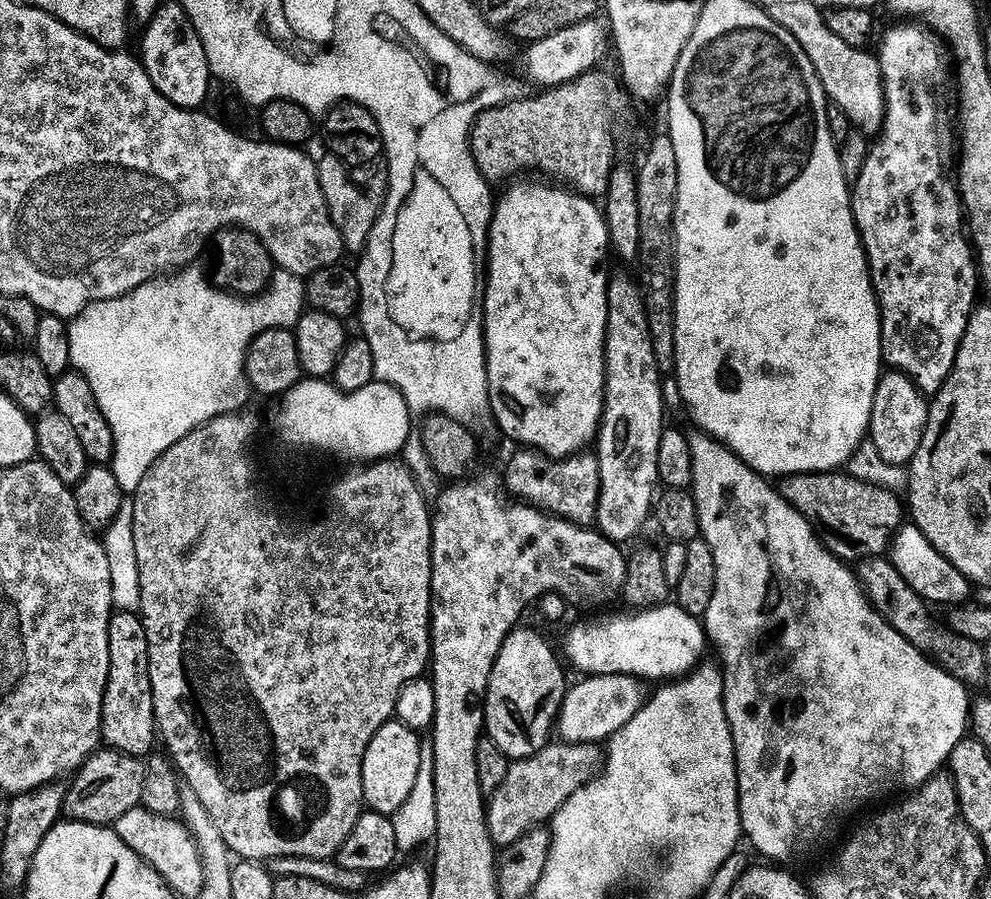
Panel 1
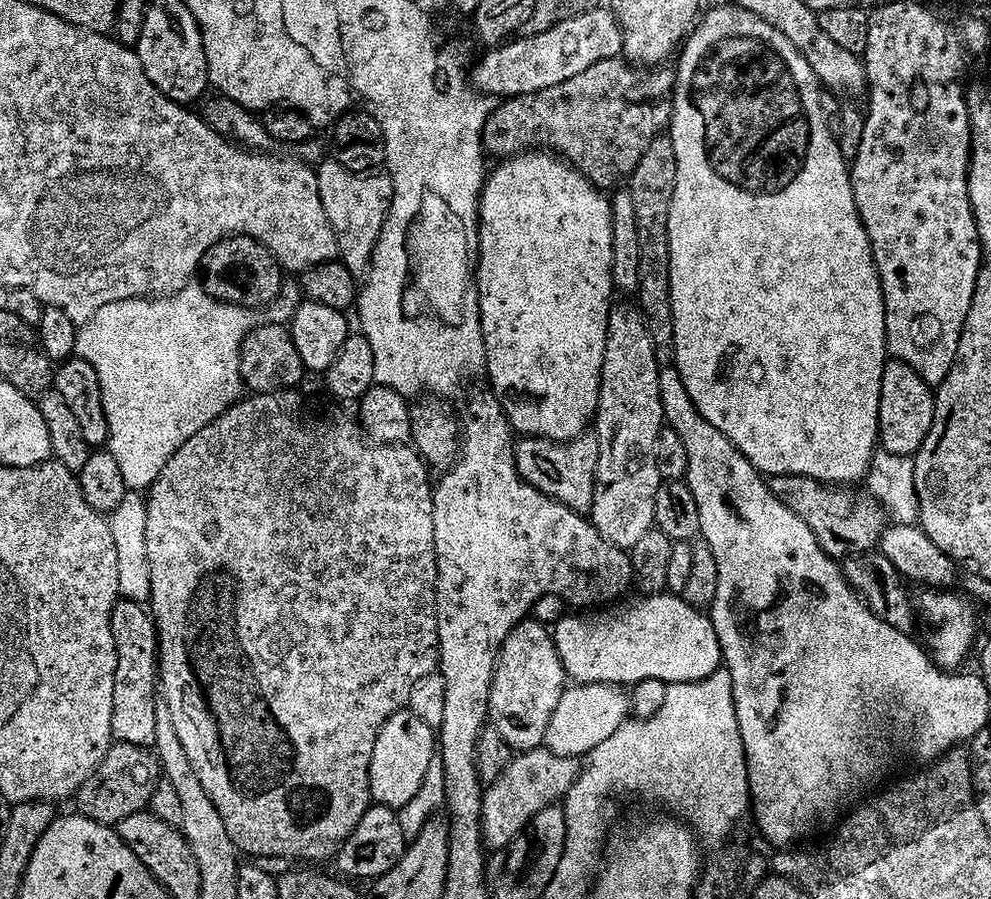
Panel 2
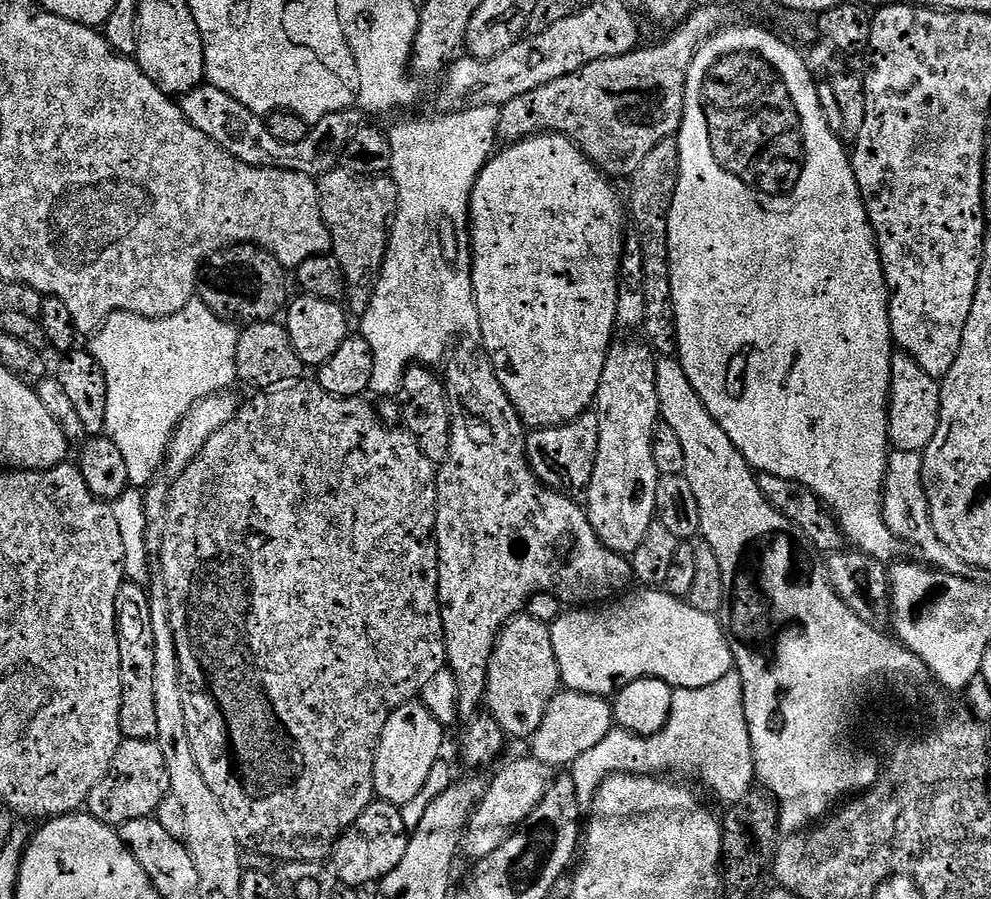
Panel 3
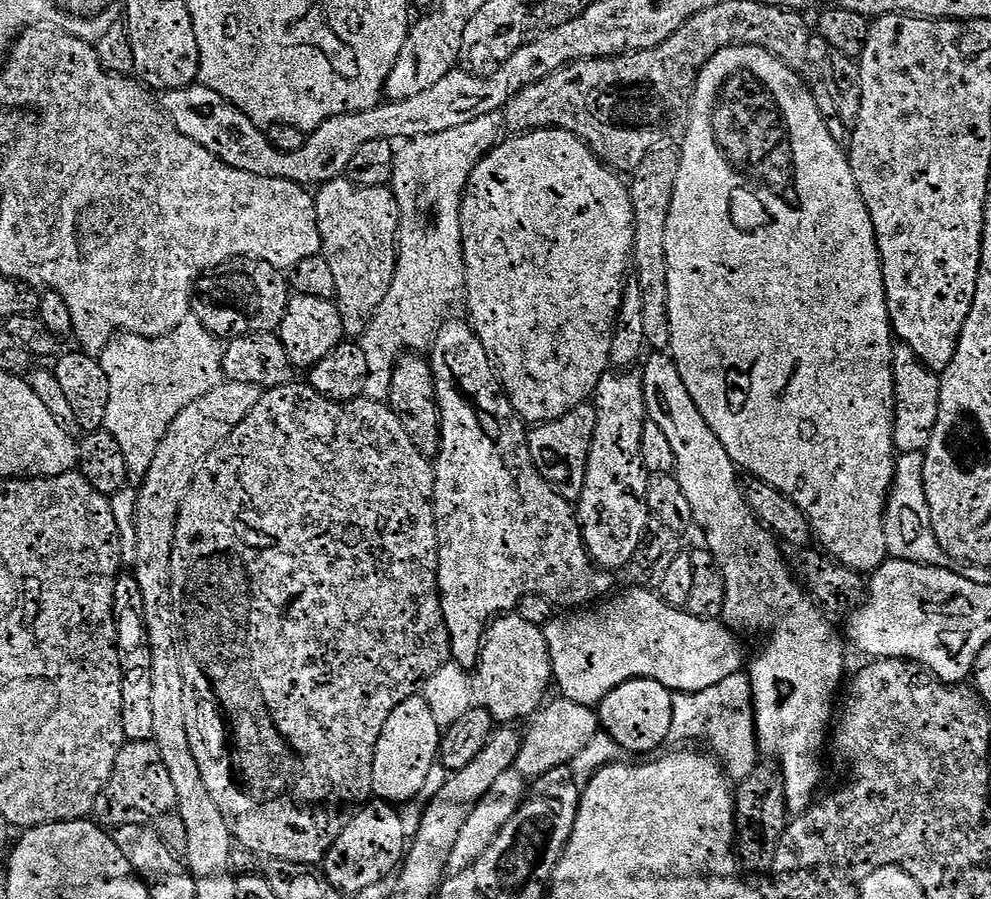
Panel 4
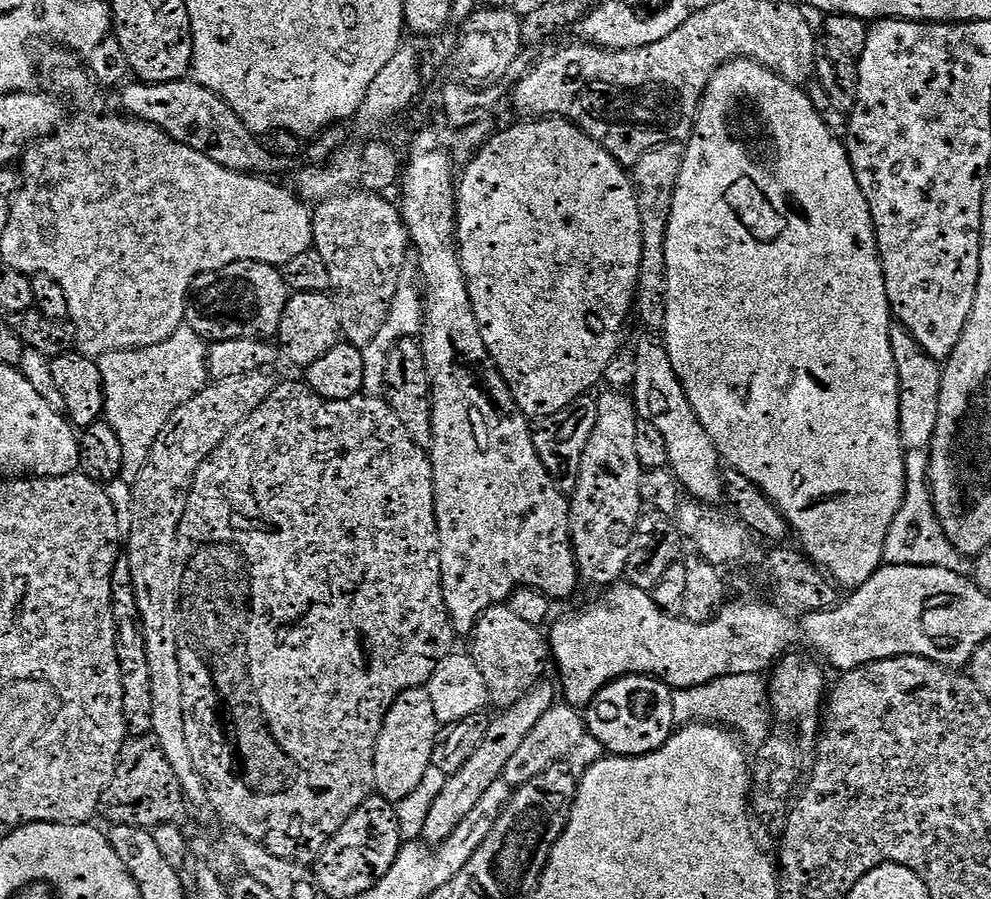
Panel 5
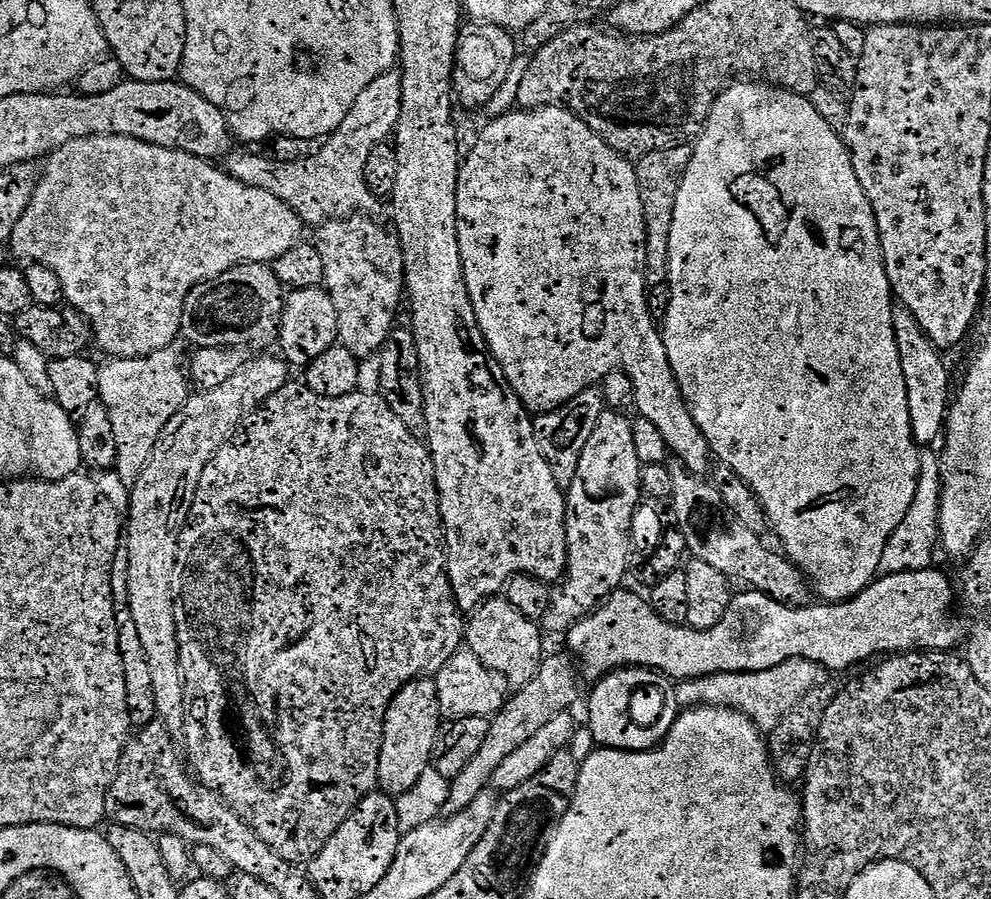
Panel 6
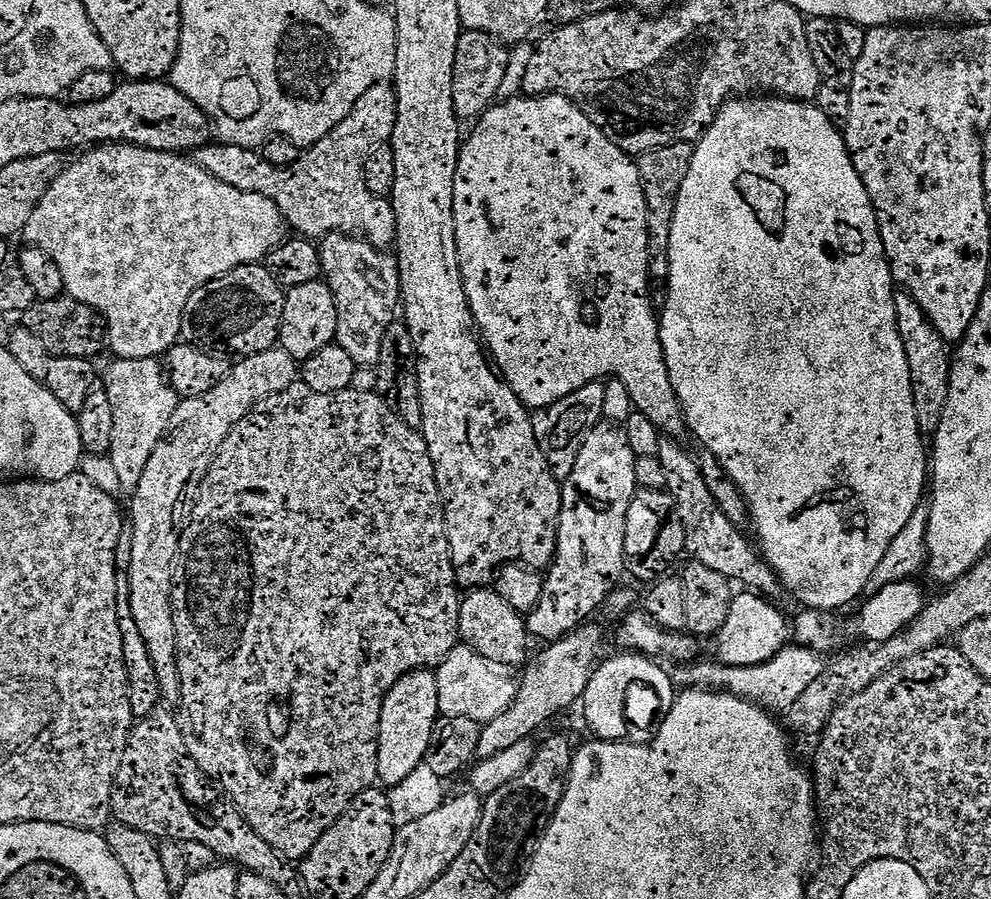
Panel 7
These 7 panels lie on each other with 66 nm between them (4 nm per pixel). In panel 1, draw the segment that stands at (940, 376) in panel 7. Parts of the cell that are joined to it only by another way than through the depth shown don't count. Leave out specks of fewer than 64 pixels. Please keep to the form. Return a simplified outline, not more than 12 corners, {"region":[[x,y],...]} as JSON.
{"region":[[881,375],[870,436],[887,464],[909,465],[931,405],[912,377]]}

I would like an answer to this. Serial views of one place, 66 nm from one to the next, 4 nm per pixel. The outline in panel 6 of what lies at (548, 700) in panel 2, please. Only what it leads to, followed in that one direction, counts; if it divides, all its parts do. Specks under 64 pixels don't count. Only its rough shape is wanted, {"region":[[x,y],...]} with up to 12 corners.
{"region":[[503,598],[466,620],[467,651],[513,689],[538,674],[541,625]]}

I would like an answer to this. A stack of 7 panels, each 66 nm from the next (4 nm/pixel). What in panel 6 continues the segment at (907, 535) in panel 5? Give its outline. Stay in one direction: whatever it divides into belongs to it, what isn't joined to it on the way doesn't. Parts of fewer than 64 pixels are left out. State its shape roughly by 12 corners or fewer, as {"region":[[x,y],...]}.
{"region":[[920,453],[918,494],[880,552],[880,572],[933,567],[940,457]]}

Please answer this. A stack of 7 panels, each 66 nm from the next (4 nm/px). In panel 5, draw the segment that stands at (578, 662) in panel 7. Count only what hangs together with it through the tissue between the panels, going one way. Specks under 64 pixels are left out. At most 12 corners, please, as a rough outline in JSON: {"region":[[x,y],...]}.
{"region":[[535,684],[489,719],[486,738],[448,778],[423,835],[435,846],[482,794],[557,703]]}

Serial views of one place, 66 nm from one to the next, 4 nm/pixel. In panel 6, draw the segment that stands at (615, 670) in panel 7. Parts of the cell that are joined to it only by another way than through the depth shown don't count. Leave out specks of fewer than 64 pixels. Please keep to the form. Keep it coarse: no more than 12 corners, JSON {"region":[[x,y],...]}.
{"region":[[620,668],[591,687],[586,727],[599,747],[646,752],[680,713],[675,693],[656,724],[632,718],[632,697],[649,669]]}

